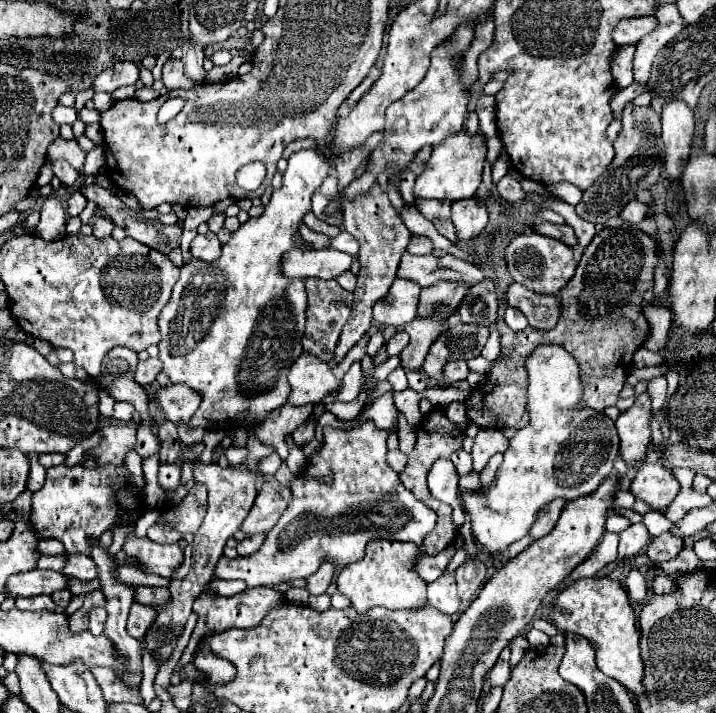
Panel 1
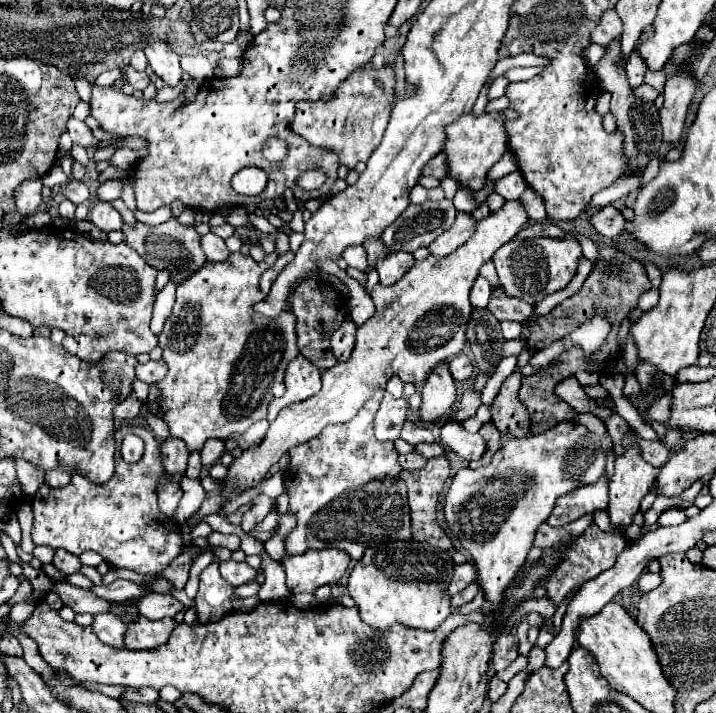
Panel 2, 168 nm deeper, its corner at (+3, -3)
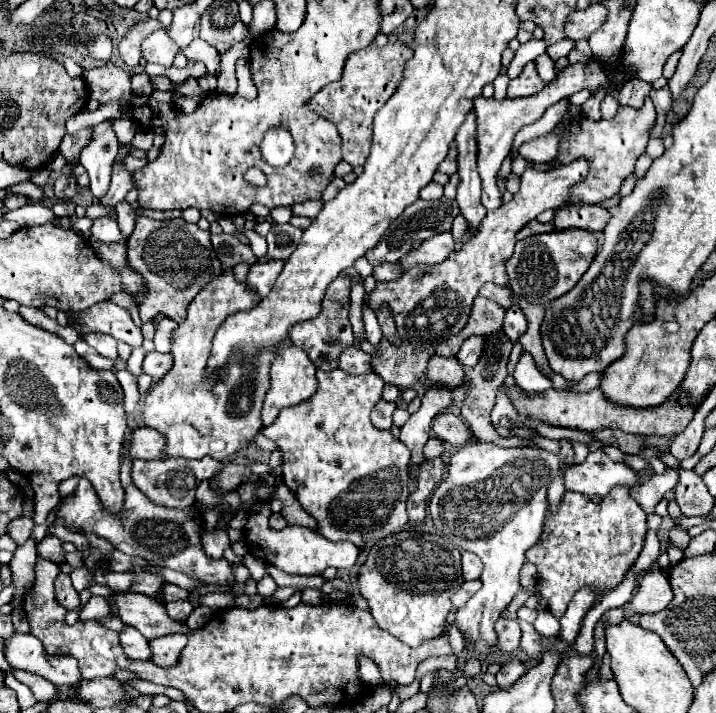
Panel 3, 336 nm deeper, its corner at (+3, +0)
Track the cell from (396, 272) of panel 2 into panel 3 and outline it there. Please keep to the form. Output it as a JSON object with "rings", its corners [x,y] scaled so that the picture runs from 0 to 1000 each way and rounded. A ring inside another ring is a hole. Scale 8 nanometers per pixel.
{"rings":[[[528,370],[522,376],[522,390],[525,396],[545,396],[545,393],[556,393],[561,387],[559,370]]]}

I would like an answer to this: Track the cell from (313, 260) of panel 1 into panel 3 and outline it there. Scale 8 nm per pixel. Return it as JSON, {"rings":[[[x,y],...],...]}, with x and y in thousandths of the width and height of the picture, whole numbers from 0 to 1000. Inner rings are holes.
{"rings":[[[380,365],[380,367],[374,367],[374,370],[360,367],[360,370],[349,373],[346,387],[344,387],[344,401],[346,401],[352,410],[358,407],[358,412],[360,412],[363,418],[372,418],[372,415],[377,412],[380,401],[383,401],[383,393],[388,390],[394,373],[397,373],[394,365]]]}

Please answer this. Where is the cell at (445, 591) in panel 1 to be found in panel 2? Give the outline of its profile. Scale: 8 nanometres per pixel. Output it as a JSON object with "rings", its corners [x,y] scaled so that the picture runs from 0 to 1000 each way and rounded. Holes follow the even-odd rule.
{"rings":[[[648,790],[648,792],[640,792],[637,798],[634,798],[634,809],[631,809],[631,815],[628,815],[628,820],[626,820],[626,826],[623,826],[623,835],[637,835],[637,832],[642,832],[654,818],[659,818],[665,809],[662,809],[662,792],[656,792],[656,790]]]}

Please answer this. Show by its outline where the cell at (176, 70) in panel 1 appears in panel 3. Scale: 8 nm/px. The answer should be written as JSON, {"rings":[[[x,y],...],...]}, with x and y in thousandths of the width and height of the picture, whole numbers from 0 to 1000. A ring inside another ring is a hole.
{"rings":[[[229,42],[212,45],[198,59],[198,79],[204,81],[204,87],[218,87],[218,90],[226,90],[235,95],[235,93],[240,93],[240,84],[246,76],[249,76],[249,67],[237,56],[235,45],[229,45]]]}

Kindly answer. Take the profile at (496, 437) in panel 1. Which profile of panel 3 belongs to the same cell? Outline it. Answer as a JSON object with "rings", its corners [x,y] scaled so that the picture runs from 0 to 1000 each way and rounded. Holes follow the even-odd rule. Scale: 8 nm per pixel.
{"rings":[[[631,578],[612,581],[603,592],[603,603],[615,617],[620,617],[637,628],[656,620],[656,603],[645,592],[645,586],[631,581]]]}

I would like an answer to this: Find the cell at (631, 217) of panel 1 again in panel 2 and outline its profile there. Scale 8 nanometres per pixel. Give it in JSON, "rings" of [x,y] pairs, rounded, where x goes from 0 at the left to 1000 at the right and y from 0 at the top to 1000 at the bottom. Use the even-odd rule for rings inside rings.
{"rings":[[[849,288],[827,302],[827,316],[844,332],[860,332],[860,330],[869,330],[869,324],[874,318],[874,307],[866,293]]]}

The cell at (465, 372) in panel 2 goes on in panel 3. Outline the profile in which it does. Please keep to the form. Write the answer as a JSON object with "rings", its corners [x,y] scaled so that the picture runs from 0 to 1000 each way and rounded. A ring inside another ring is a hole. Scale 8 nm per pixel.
{"rings":[[[656,471],[654,477],[648,477],[648,482],[637,499],[645,513],[659,516],[668,508],[670,494],[676,491],[676,477],[679,477],[679,471]]]}

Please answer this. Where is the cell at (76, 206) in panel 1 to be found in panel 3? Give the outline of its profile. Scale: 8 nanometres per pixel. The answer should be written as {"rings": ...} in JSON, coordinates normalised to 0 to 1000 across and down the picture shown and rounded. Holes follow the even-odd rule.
{"rings":[[[78,283],[78,286],[73,289],[73,297],[75,297],[75,303],[81,303],[81,306],[87,306],[87,303],[103,303],[103,292],[106,292],[103,283]]]}

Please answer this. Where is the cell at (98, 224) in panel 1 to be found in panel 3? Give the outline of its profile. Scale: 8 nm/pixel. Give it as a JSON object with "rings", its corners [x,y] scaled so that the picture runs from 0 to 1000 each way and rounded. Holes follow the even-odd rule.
{"rings":[[[159,227],[156,230],[156,258],[151,272],[140,281],[140,286],[162,289],[176,278],[176,272],[184,266],[184,244],[173,236],[173,227]]]}

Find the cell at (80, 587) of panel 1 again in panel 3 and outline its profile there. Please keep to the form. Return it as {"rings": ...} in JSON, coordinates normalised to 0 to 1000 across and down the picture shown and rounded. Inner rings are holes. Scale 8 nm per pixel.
{"rings":[[[229,819],[229,836],[223,839],[223,844],[232,847],[237,842],[260,842],[260,839],[265,839],[263,827],[257,827],[257,825],[246,822],[246,819]]]}

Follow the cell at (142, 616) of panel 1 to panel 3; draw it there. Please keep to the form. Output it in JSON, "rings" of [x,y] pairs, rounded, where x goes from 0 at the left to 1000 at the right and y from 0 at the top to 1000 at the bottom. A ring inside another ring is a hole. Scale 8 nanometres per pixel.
{"rings":[[[235,889],[218,898],[209,898],[212,909],[212,928],[221,934],[240,934],[251,923],[251,914],[260,906],[257,889]]]}

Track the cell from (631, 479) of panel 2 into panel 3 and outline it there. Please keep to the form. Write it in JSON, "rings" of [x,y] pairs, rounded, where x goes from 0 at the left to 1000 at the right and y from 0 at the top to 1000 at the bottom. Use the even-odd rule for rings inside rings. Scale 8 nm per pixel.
{"rings":[[[872,682],[855,684],[834,707],[816,693],[788,690],[782,710],[765,718],[760,729],[754,760],[735,780],[751,797],[749,827],[765,844],[765,856],[785,867],[793,844],[813,822],[827,822],[835,836],[860,825],[888,788],[902,746],[902,718]]]}

